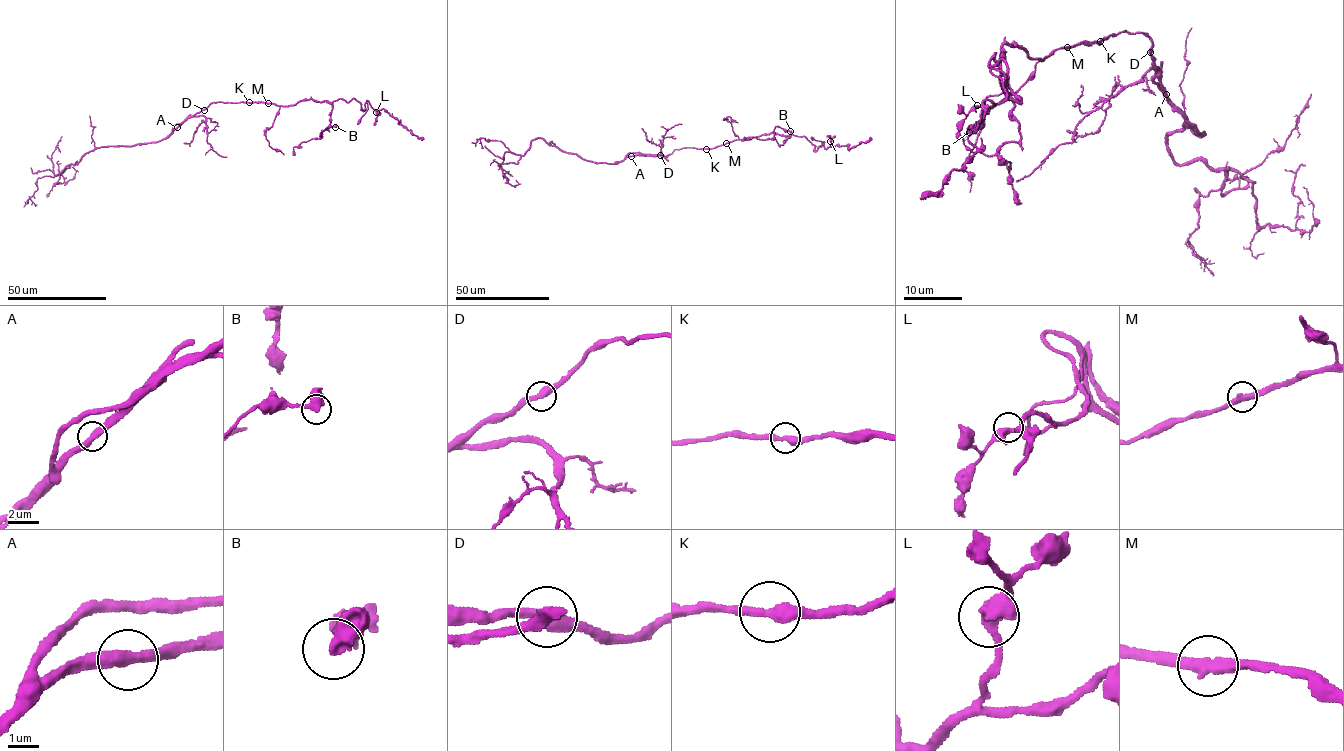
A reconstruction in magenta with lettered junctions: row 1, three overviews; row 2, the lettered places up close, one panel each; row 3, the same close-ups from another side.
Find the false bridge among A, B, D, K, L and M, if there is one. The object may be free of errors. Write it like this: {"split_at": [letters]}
{"split_at": []}

